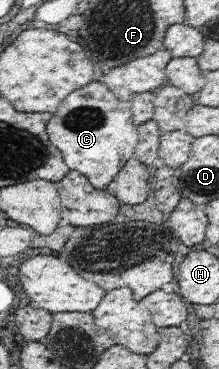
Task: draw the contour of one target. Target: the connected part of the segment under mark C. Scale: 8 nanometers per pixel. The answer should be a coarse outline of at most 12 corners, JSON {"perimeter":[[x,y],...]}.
{"perimeter":[[100,80],[46,124],[70,171],[105,190],[140,142]]}

